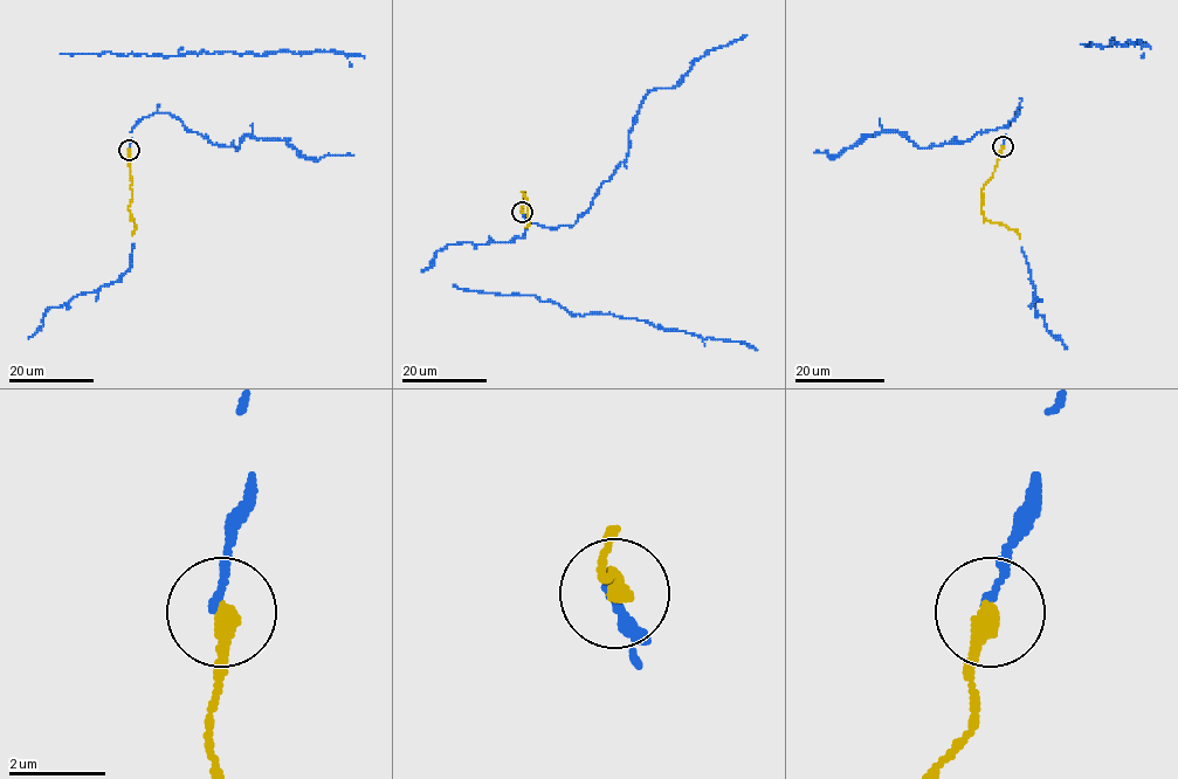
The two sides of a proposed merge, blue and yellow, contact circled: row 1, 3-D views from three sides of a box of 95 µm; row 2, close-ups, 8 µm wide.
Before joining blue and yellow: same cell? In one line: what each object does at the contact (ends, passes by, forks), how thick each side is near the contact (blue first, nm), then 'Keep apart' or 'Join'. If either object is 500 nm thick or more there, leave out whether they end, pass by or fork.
At the ring blue ends. At the ring yellow ends. Thickness 140 nm (blue) against 400 nm. Join

